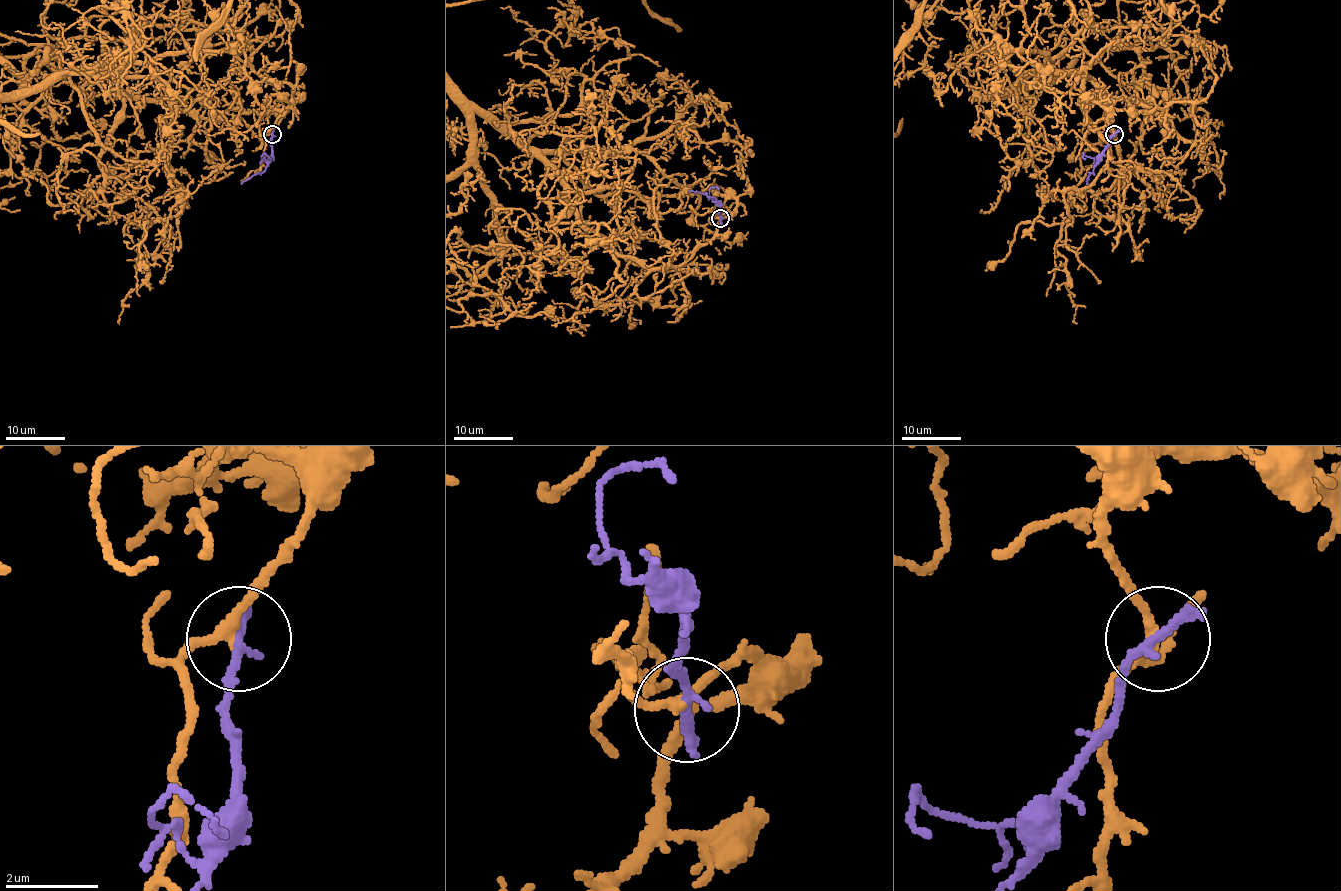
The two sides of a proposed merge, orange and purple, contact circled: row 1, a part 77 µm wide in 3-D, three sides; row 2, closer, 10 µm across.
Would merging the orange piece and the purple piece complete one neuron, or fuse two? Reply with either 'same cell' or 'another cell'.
another cell

